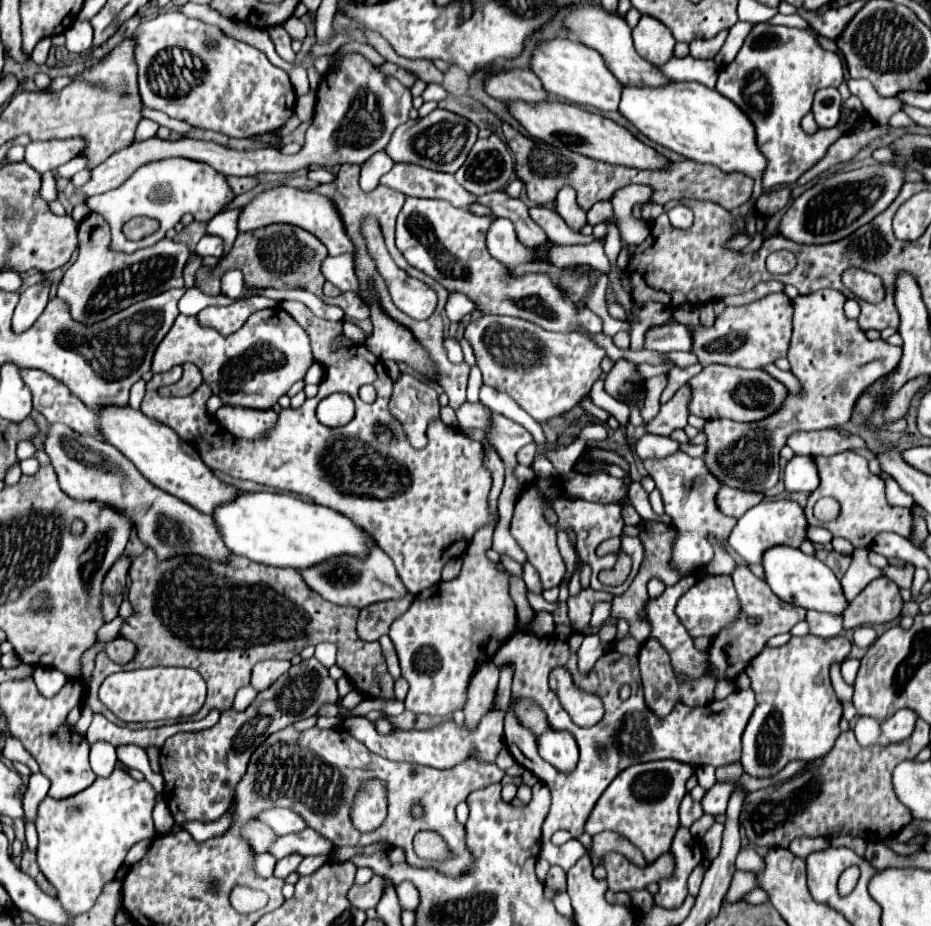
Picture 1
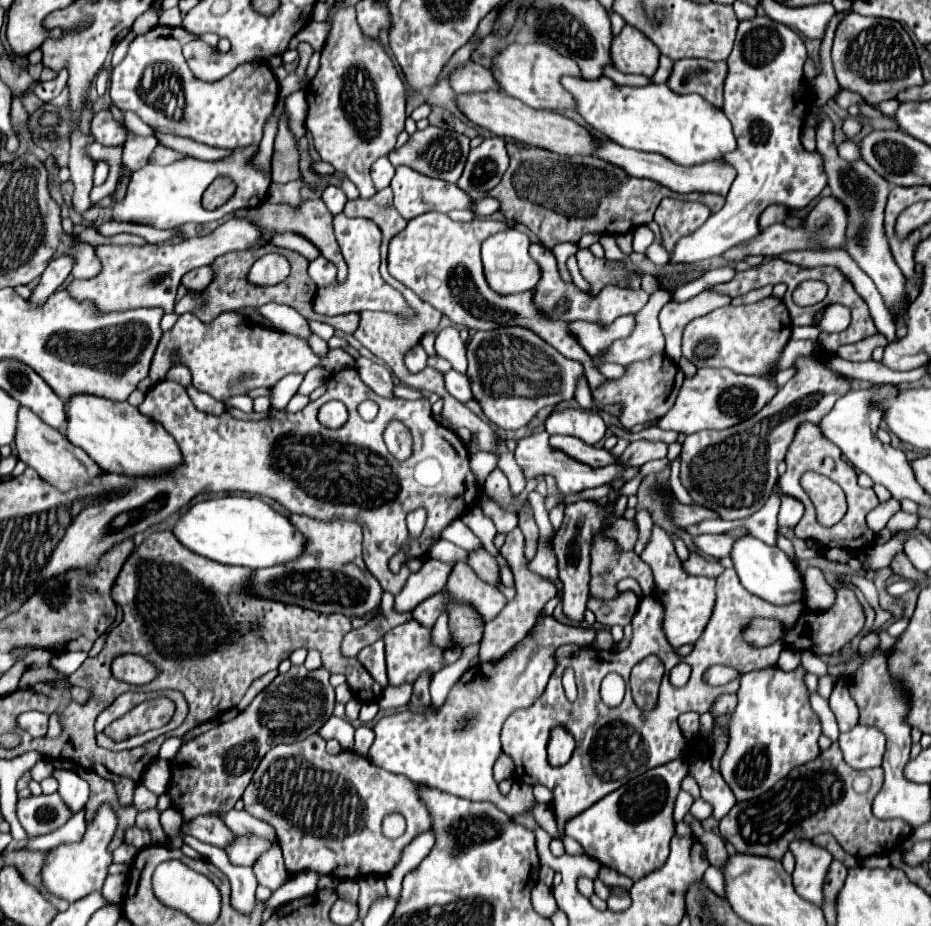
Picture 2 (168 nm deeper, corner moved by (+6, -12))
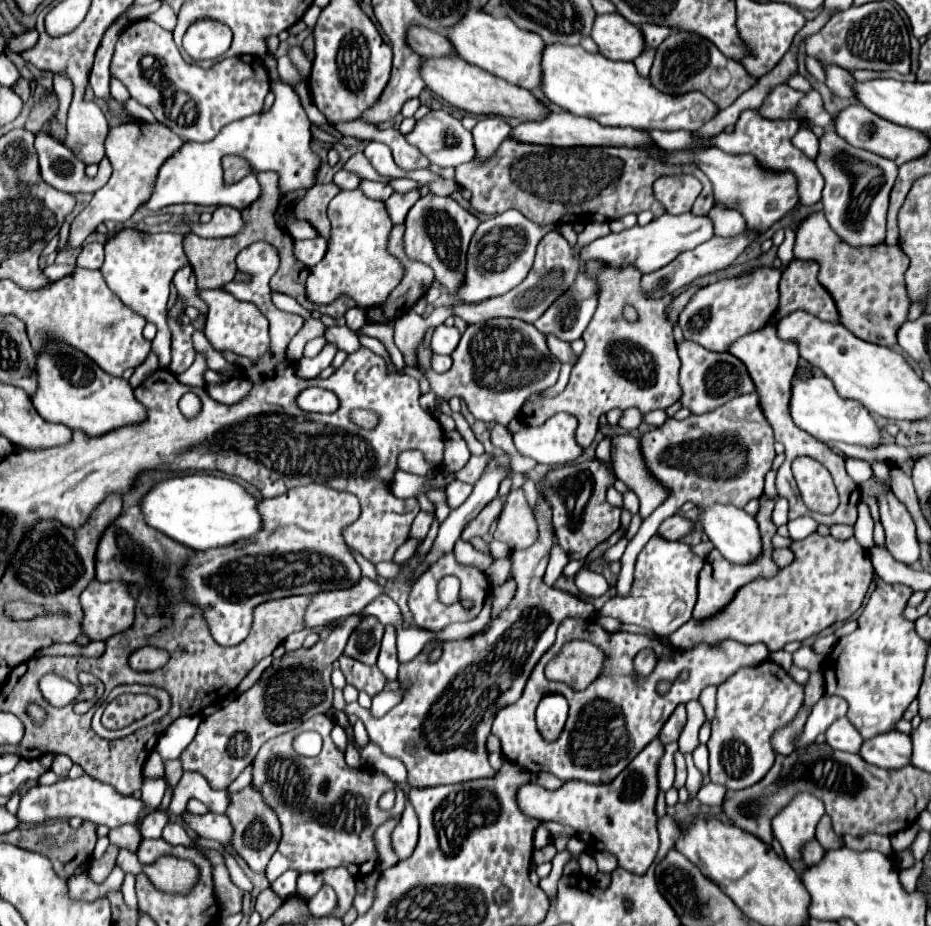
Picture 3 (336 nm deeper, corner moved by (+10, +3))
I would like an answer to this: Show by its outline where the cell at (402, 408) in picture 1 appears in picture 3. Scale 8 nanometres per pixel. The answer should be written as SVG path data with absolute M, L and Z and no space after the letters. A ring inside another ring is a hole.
M328 326L324 330L324 338L328 342L338 344L338 348L346 350L348 354L352 354L352 352L356 352L356 348L360 348L358 336L348 326Z

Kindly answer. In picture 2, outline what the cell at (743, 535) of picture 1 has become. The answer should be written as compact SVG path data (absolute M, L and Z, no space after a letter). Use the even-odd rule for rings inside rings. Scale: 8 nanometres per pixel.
M720 533L720 535L700 535L694 537L694 543L698 549L702 549L704 553L712 555L712 557L730 557L732 545L736 543L738 535L730 535L730 533Z

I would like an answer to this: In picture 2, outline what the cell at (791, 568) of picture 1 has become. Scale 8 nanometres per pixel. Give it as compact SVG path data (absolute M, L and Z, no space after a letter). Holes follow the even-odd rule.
M744 535L732 547L732 561L740 583L760 599L774 605L790 605L806 599L806 583L802 573L778 547L770 547L752 535Z

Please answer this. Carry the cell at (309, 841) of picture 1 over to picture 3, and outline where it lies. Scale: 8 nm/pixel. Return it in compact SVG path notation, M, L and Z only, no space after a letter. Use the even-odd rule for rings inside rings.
M182 812L180 818L184 820L184 824L194 830L200 838L208 838L208 840L216 840L220 844L230 844L230 836L232 836L232 824L228 822L228 818L224 814L214 814L208 812L204 816L192 814L192 812Z

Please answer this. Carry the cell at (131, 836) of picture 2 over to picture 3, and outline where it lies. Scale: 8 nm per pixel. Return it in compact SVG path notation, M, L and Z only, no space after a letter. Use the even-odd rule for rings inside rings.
M82 774L76 780L64 780L56 782L52 786L34 786L30 788L20 802L20 820L26 824L40 824L52 818L72 818L80 816L84 820L90 820L94 824L106 824L108 828L116 828L122 824L136 824L138 816L142 812L142 802L132 796L118 794L112 786L96 782L94 778L88 778Z

